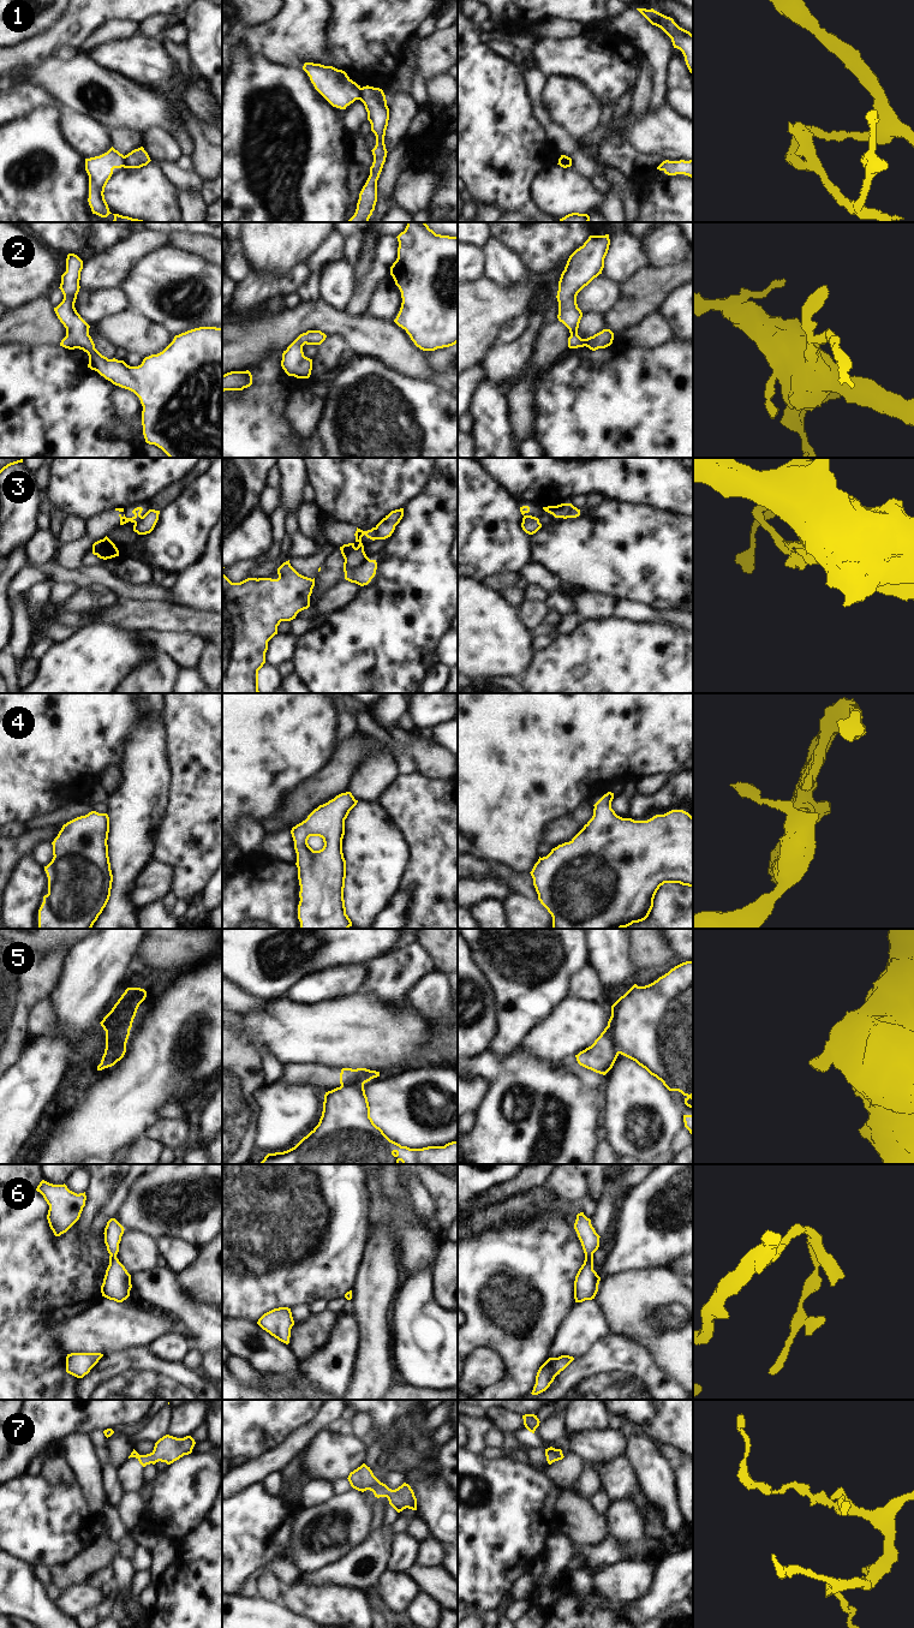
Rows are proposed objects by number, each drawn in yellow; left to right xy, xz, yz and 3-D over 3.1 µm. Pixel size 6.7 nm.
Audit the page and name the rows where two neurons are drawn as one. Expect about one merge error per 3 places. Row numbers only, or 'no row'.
1, 3, 5

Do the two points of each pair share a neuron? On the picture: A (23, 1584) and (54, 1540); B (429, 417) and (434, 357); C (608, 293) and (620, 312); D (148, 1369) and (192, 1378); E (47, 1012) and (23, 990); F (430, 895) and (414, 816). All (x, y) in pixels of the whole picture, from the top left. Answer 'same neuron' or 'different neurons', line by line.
A: different neurons
B: different neurons
C: different neurons
D: same neuron
E: different neurons
F: same neuron

